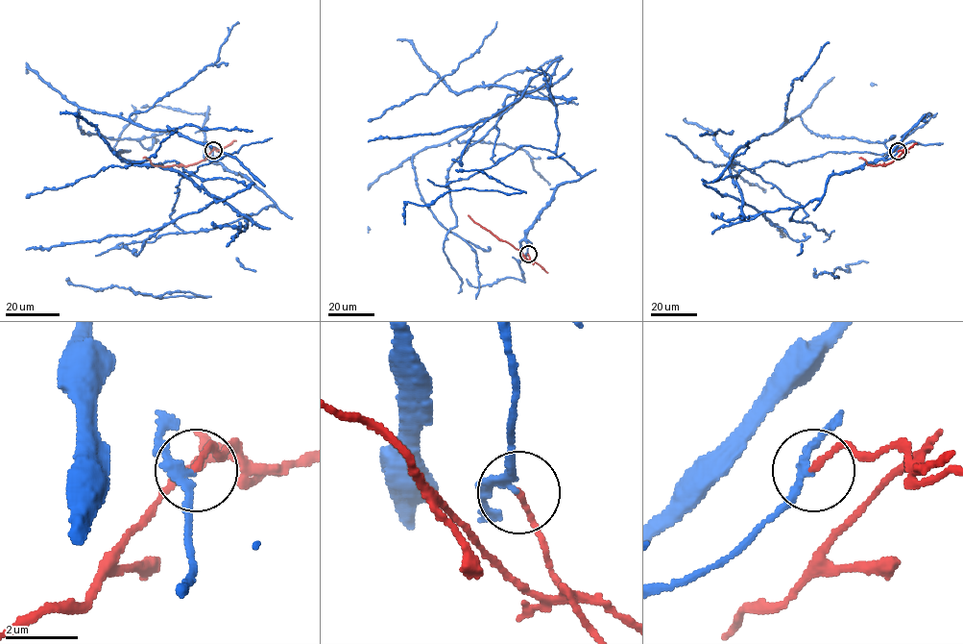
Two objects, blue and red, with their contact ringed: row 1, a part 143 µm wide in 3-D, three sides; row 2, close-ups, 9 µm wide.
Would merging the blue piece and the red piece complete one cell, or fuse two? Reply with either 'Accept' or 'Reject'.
Reject

